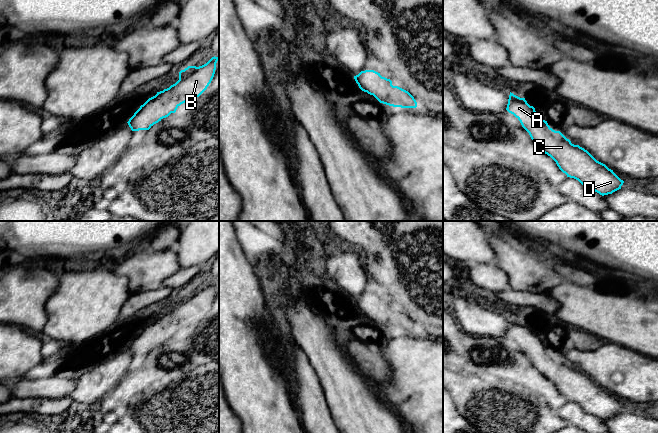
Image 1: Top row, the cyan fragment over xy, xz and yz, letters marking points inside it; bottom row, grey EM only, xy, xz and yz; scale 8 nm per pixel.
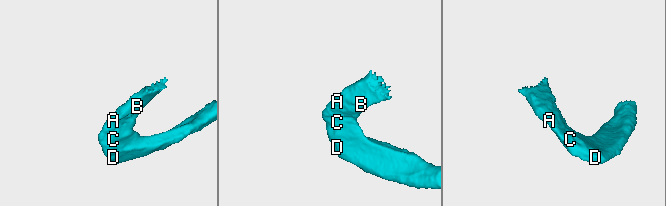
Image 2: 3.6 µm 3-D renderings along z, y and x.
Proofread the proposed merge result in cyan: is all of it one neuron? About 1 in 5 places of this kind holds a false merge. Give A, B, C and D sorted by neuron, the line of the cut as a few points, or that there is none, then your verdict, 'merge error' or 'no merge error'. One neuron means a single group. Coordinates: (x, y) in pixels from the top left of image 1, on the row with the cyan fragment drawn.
A B C D | no cut | no merge error

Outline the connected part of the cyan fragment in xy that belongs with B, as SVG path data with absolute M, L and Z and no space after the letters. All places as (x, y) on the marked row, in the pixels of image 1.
M212 57L206 64L196 67L188 66L179 72L179 80L163 91L149 98L127 122L132 131L149 130L154 124L168 117L171 113L175 113L177 108L190 99L199 97L211 83L216 63L219 57Z

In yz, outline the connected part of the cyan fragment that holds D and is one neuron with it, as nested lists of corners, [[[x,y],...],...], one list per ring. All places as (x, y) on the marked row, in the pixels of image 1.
[[[510,92],[506,110],[513,114],[538,147],[557,164],[567,177],[578,180],[585,188],[600,195],[621,189],[624,181],[587,150],[574,145],[560,131],[553,130],[525,98]]]

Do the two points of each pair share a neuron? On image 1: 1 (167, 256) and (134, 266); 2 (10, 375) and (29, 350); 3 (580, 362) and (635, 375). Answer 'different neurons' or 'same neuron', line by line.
1: same neuron
2: same neuron
3: same neuron

